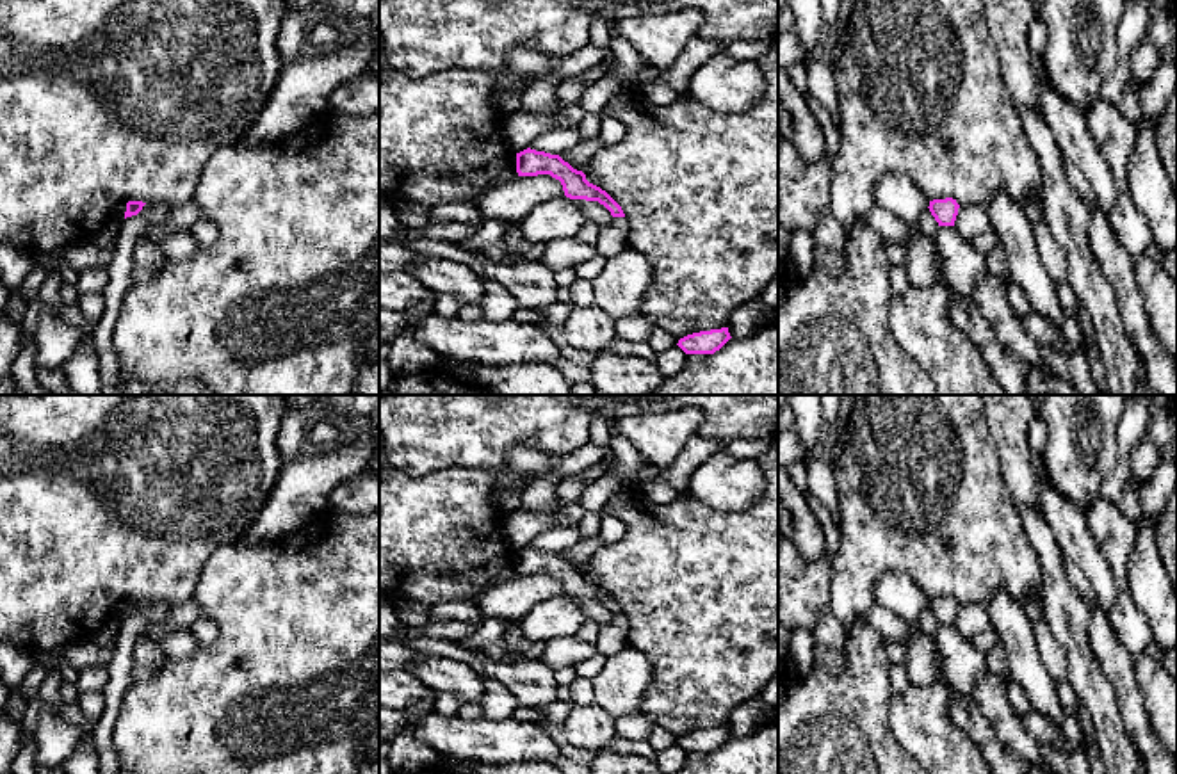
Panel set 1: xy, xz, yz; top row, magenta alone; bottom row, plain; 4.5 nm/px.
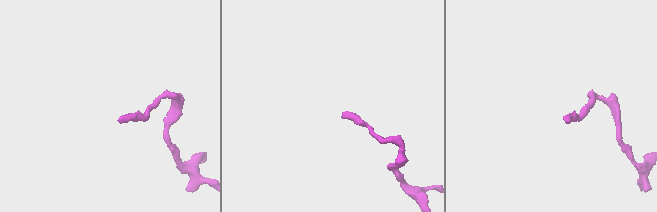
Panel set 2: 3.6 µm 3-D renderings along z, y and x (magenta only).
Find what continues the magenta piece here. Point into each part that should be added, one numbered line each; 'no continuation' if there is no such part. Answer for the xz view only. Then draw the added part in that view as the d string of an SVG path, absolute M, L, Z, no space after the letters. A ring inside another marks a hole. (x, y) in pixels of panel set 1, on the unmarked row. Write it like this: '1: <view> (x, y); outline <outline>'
no continuation

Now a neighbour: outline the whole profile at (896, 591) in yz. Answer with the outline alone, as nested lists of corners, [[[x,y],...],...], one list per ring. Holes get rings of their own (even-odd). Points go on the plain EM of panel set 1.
[[[899,571],[885,573],[873,589],[874,605],[883,605],[906,623],[917,623],[929,598]]]

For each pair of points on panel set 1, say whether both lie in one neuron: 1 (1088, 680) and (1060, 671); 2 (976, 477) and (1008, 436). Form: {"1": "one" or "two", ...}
{"1": "two", "2": "two"}

